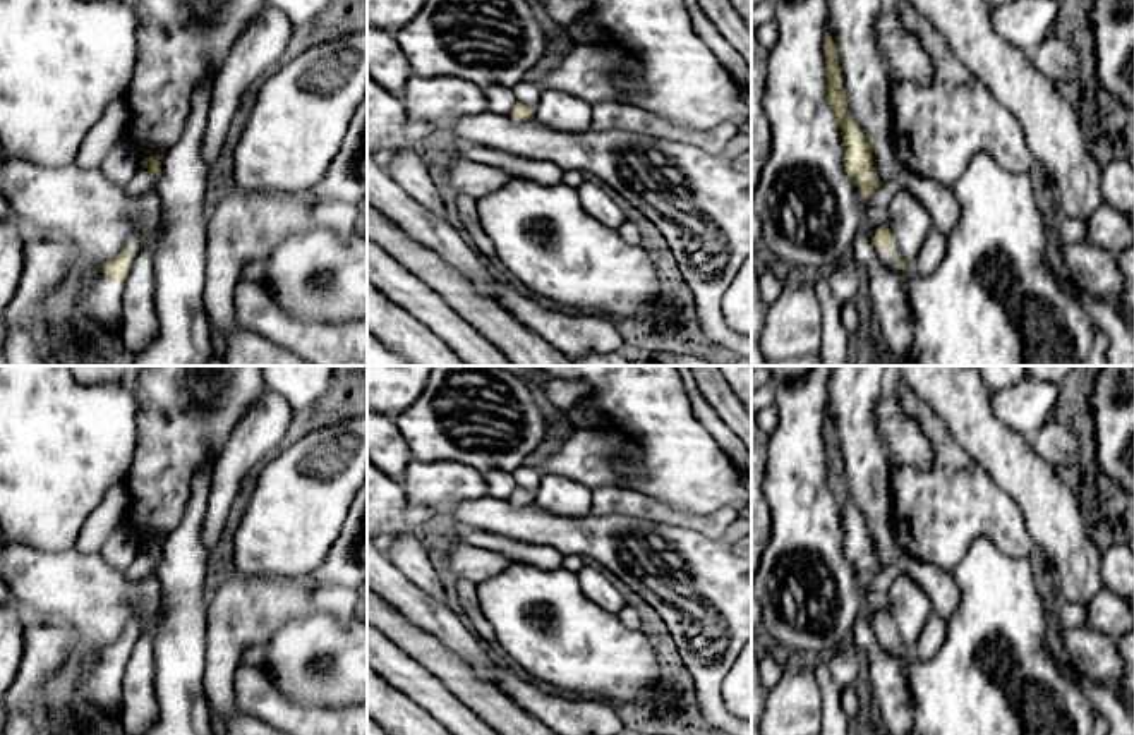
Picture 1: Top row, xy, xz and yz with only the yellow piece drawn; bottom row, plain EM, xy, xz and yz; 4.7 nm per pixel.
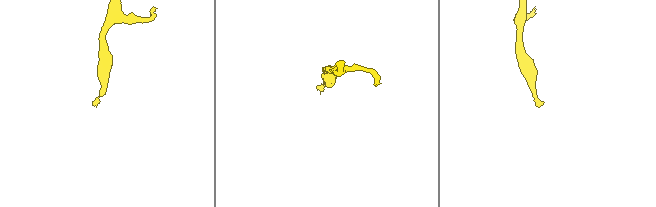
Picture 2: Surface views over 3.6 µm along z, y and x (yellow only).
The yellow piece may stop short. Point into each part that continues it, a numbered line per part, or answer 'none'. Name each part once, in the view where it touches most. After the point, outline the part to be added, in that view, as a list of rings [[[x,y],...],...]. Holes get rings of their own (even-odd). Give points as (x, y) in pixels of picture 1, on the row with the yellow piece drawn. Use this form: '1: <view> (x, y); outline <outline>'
1: xy (100, 304); outline [[[91,258],[98,268],[96,276],[87,283],[87,289],[75,302],[74,319],[79,328],[91,323],[89,338],[112,338],[122,326],[122,297],[127,276],[118,282],[105,273],[105,263]]]

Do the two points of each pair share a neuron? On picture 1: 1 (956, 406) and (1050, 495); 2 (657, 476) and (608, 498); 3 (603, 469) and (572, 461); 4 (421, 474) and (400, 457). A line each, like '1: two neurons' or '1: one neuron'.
1: one neuron
2: two neurons
3: one neuron
4: two neurons

